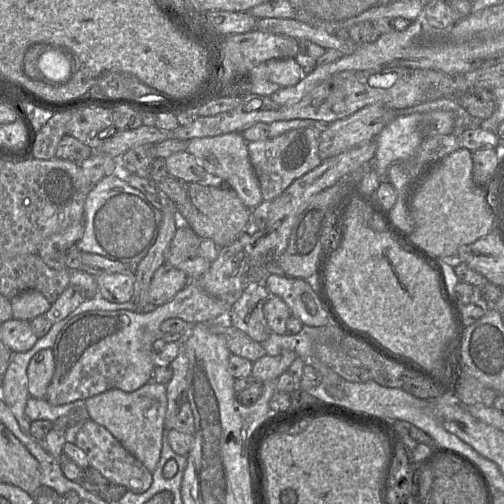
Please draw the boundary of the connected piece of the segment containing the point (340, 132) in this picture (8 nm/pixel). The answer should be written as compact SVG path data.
M371 104L353 115L322 126L319 155L322 160L338 155L359 144L374 141L396 117L396 110L383 104Z

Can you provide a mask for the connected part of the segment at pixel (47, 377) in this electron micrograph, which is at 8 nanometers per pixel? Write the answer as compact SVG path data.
M52 349L40 350L32 357L27 369L28 392L31 397L45 399L54 370Z

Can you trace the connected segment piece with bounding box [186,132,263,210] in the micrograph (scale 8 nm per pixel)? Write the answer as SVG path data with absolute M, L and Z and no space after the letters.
M240 132L190 139L186 151L194 155L210 179L221 179L249 209L252 210L263 201L259 180L250 162L247 141Z

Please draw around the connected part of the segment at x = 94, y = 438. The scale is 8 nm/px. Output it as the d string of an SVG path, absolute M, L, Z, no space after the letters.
M91 419L85 421L74 442L87 455L89 464L105 478L126 487L135 494L147 491L152 484L152 473L103 426Z

